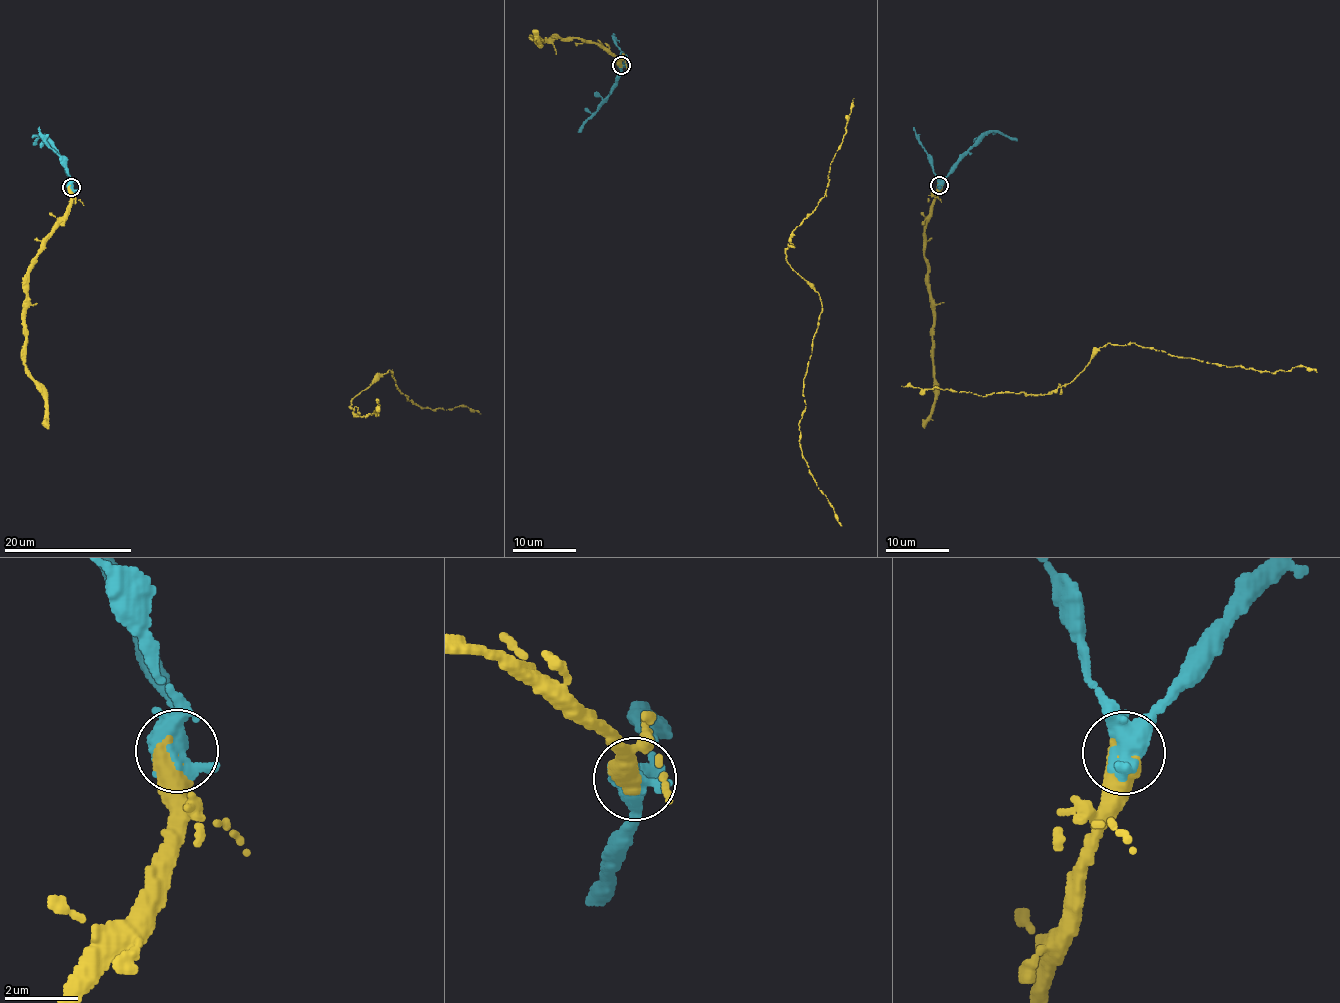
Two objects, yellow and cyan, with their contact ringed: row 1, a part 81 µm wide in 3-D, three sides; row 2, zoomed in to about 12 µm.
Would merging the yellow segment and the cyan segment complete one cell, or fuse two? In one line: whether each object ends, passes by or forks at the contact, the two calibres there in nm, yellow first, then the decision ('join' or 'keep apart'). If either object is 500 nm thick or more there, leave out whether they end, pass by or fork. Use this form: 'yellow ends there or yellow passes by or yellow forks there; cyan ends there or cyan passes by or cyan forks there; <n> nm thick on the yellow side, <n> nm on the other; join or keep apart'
600 nm thick on the yellow side, 400 nm on the other; join

